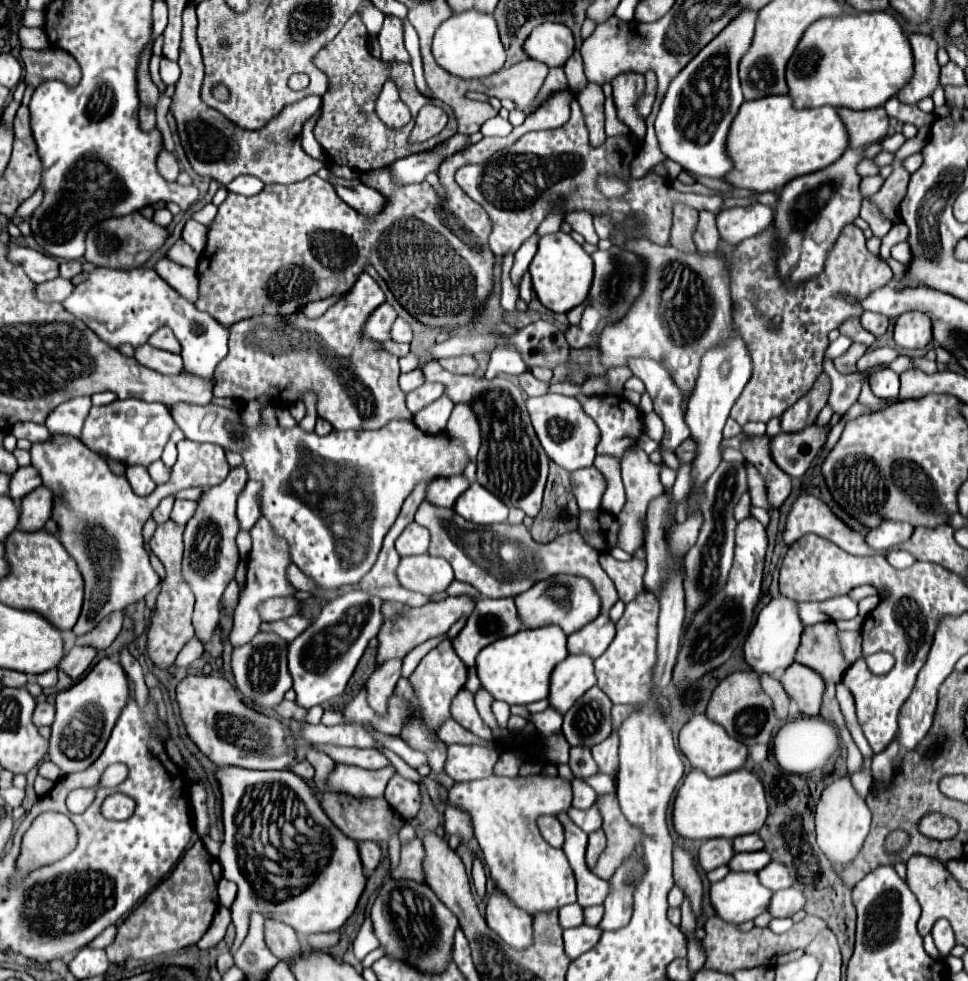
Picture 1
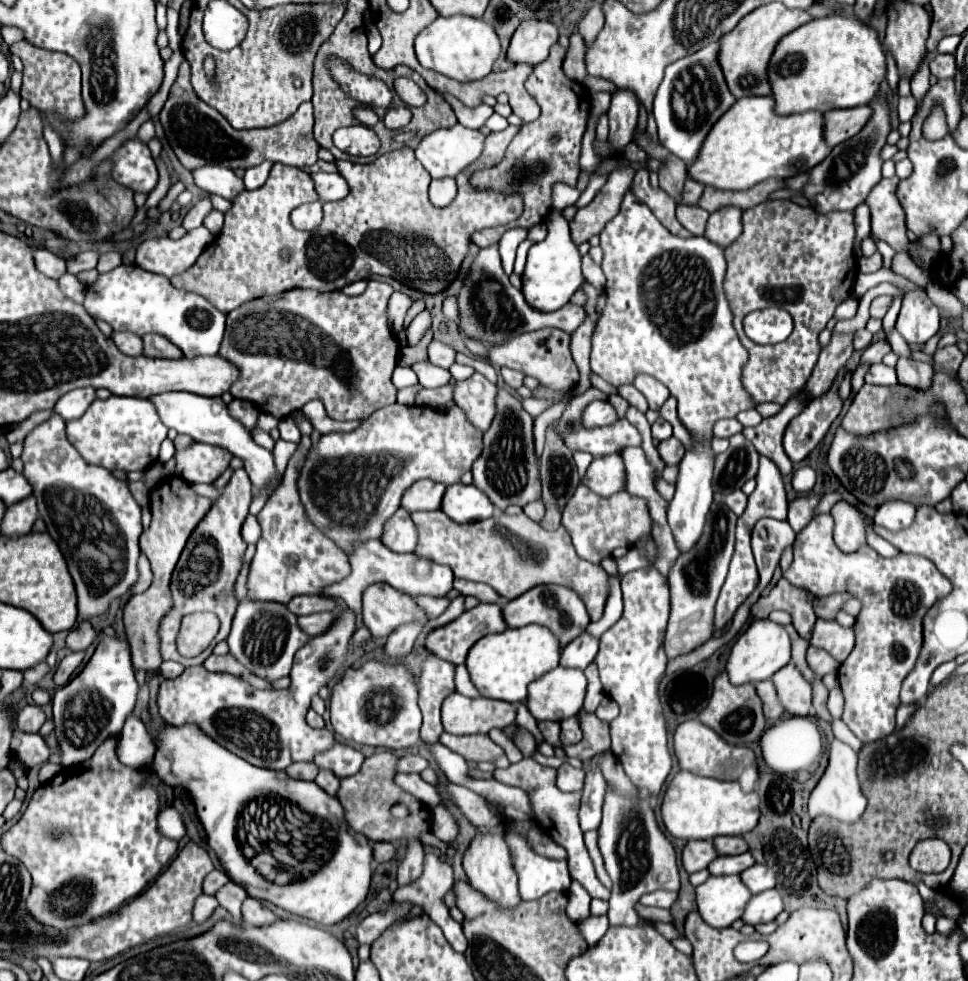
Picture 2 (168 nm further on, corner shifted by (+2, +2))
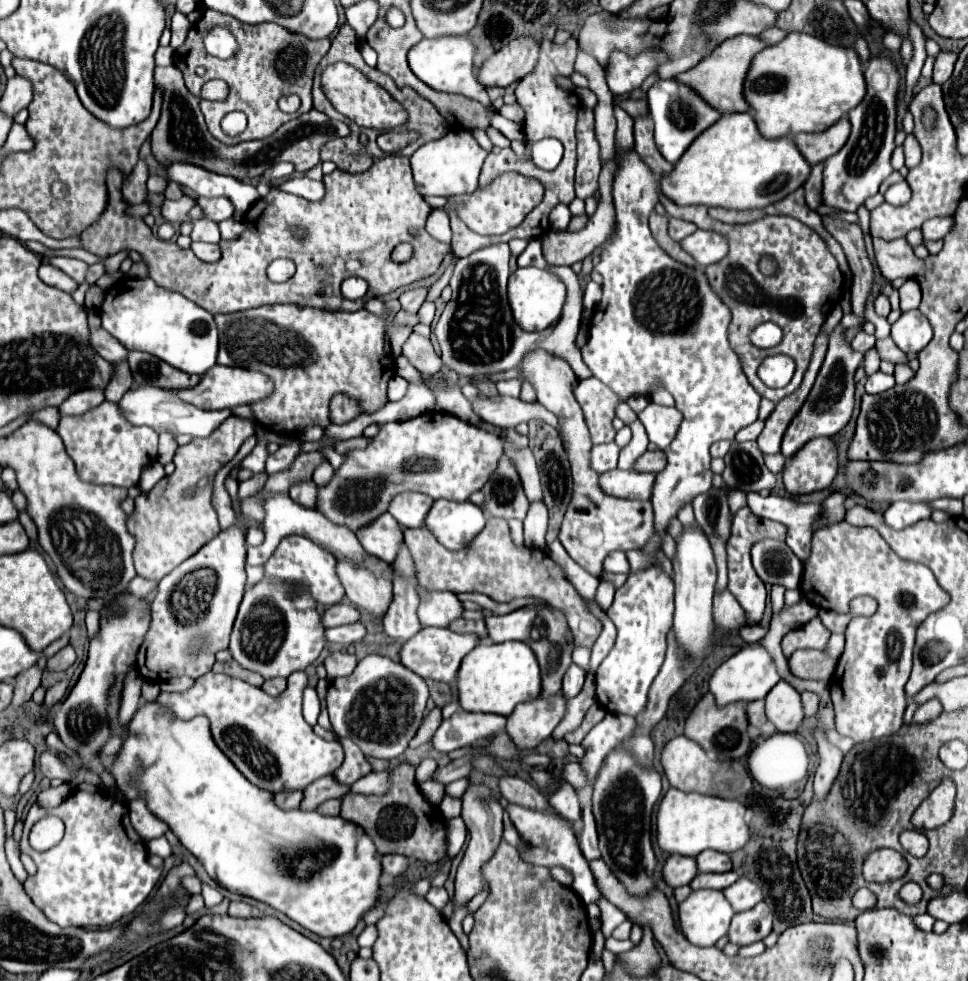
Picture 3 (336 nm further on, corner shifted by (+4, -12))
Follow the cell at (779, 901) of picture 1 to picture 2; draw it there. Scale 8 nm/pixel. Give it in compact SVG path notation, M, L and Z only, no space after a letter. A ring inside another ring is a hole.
M776 888L754 894L750 898L750 902L746 904L746 910L742 914L742 922L744 924L760 924L760 922L772 922L780 912L784 910L782 906L782 898L778 894Z

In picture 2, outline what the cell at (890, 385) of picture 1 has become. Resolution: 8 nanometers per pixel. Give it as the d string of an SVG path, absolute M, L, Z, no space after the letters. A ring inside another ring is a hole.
M874 364L874 366L870 366L870 370L868 370L868 374L866 374L866 382L868 384L882 384L882 386L894 386L894 384L898 384L898 380L896 380L896 370L892 368L892 366L886 366L886 364Z

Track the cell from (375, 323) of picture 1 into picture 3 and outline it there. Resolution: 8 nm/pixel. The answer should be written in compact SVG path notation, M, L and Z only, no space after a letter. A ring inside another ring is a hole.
M416 288L416 290L404 292L404 294L398 298L400 304L402 304L402 310L406 310L406 312L410 312L410 314L416 314L418 308L422 306L426 294L428 294L426 288Z

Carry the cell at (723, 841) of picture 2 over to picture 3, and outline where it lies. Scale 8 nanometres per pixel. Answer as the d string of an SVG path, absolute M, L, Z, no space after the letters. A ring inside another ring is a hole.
M716 850L700 852L696 856L696 862L698 862L700 872L728 872L728 870L732 870L730 856L724 852L716 852Z

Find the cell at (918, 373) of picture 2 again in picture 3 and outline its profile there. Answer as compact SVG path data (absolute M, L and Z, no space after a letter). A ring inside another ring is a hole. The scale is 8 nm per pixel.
M898 364L896 370L894 370L894 378L896 378L896 384L906 384L916 372L908 366L908 364Z

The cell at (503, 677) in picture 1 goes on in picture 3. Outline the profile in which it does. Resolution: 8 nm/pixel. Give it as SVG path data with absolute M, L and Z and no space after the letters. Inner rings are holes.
M482 642L462 660L456 686L458 686L458 698L464 710L494 712L494 714L510 716L516 704L528 702L540 696L542 676L540 676L536 654L532 652L532 648L528 648L528 644Z

